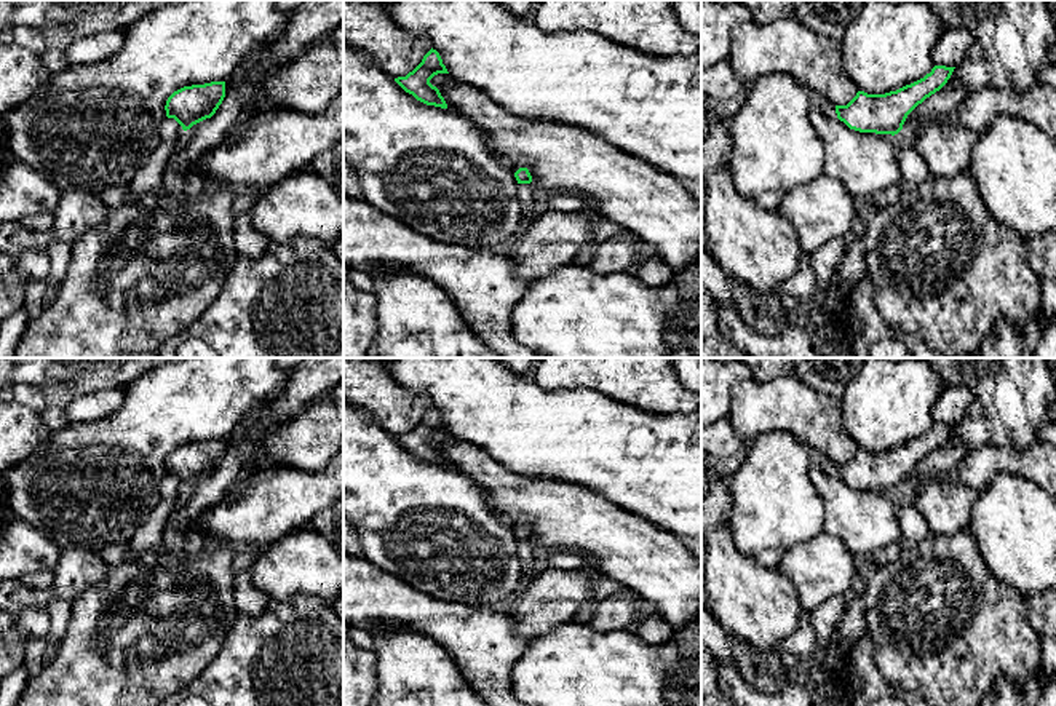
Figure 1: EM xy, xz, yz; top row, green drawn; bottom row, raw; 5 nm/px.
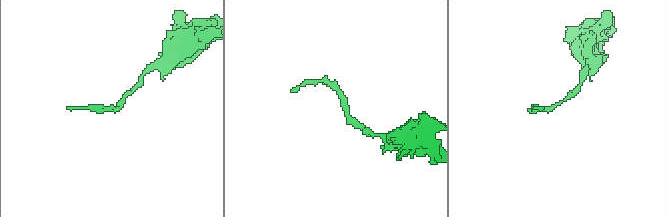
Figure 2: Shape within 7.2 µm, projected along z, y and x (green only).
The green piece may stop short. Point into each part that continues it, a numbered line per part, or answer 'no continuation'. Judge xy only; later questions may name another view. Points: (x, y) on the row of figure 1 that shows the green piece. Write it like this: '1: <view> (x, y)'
no continuation

